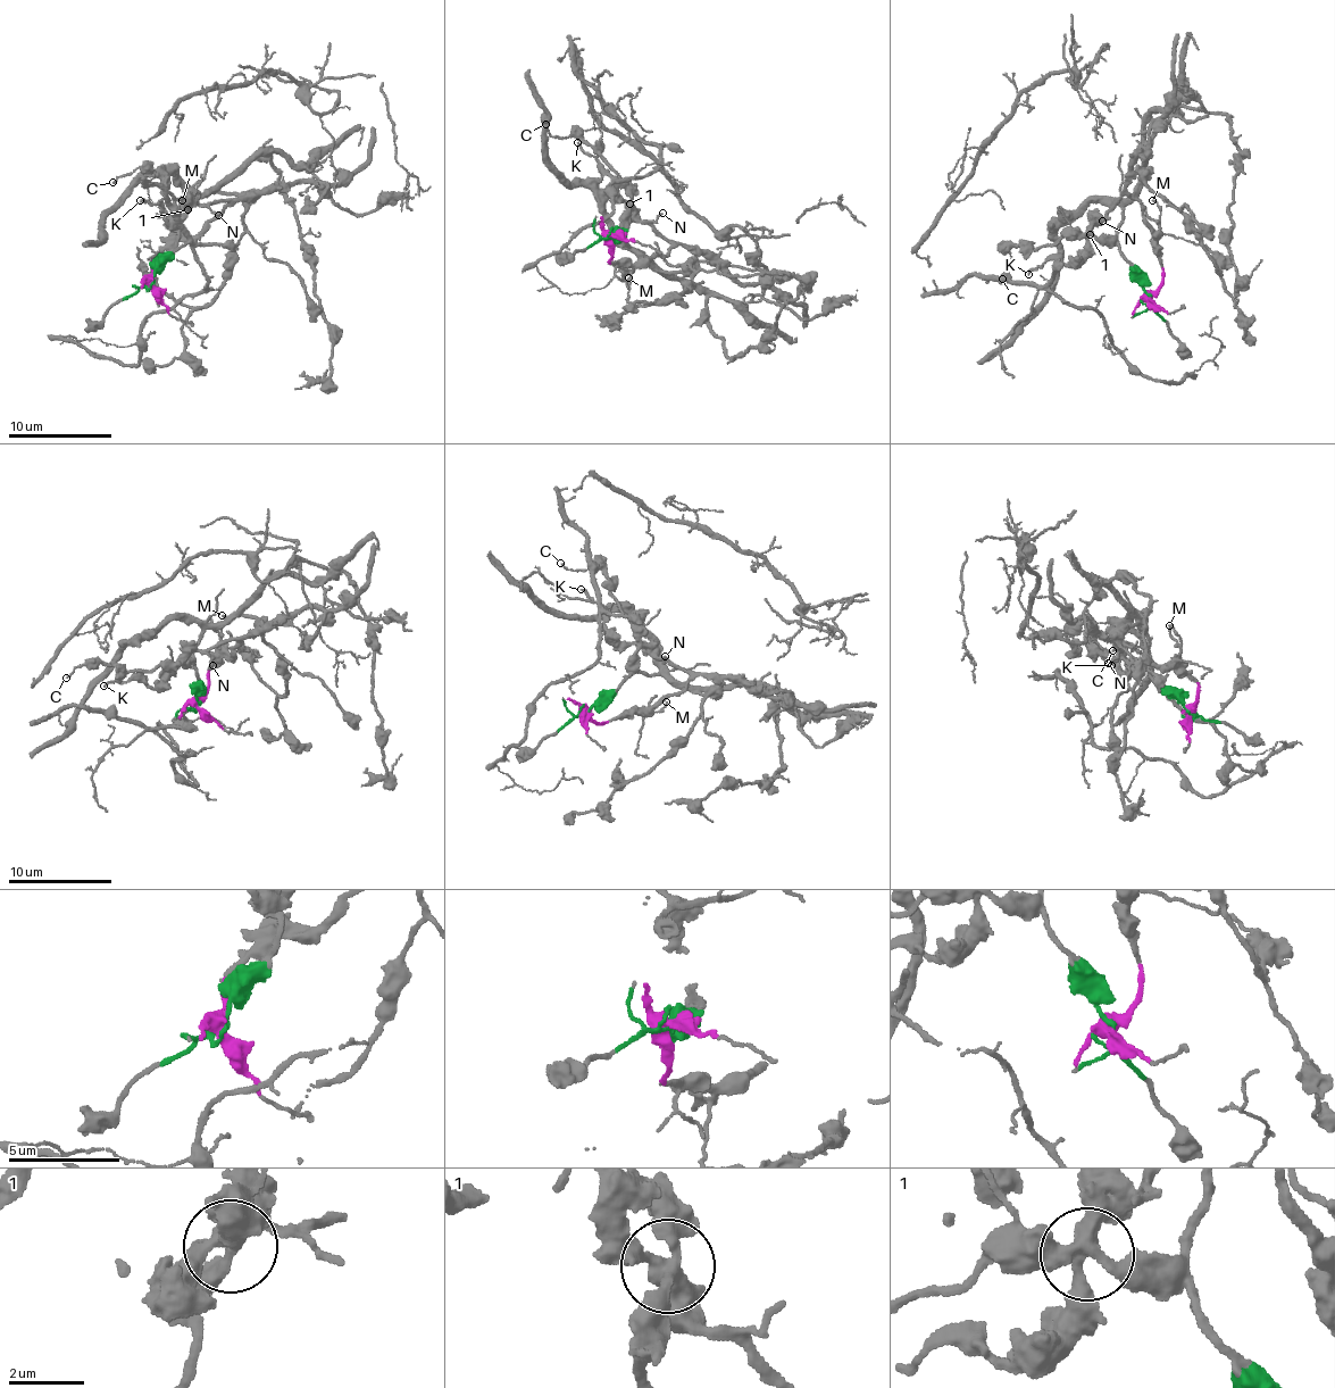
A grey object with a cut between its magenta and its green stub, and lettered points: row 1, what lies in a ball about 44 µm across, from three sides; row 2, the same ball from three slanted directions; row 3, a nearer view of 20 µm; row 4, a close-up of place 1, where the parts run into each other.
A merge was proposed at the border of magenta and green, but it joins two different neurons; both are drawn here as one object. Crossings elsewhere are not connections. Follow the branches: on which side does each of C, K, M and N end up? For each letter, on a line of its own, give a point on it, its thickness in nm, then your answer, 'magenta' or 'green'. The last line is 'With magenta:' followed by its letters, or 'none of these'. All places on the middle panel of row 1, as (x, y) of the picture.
C: (545, 124) | 140 nm | green
K: (577, 142) | 180 nm | magenta
M: (628, 277) | 130 nm | magenta
N: (662, 213) | 170 nm | magenta
With magenta: K, M, N

